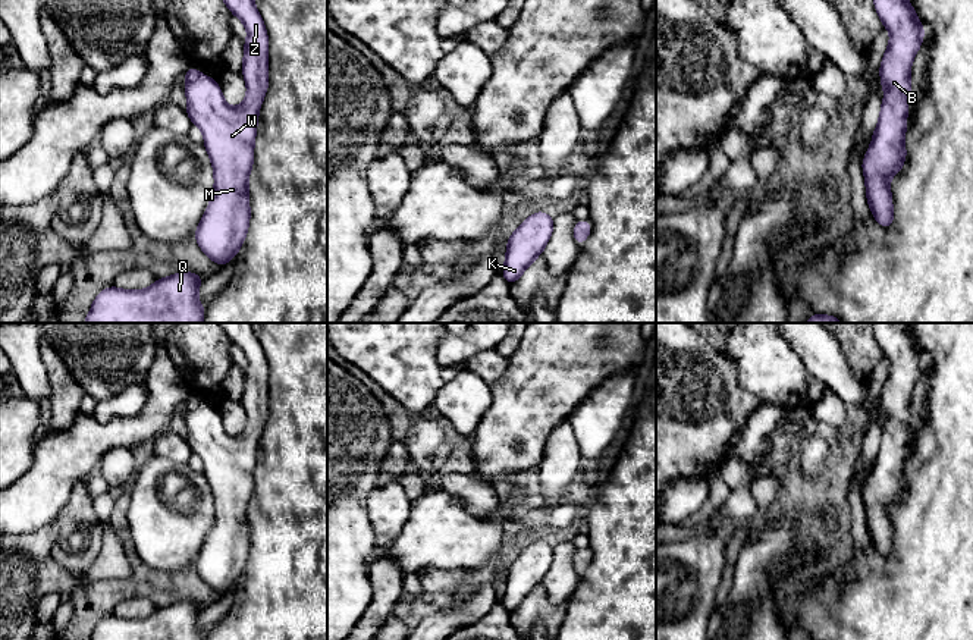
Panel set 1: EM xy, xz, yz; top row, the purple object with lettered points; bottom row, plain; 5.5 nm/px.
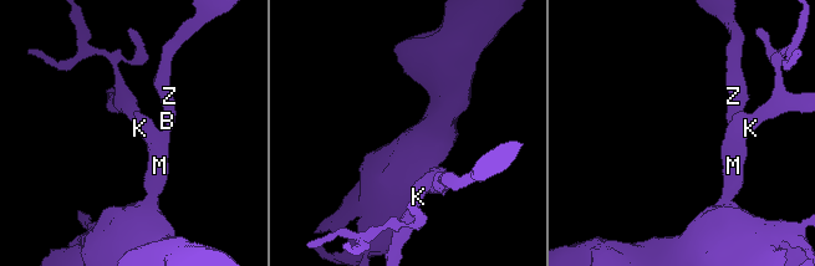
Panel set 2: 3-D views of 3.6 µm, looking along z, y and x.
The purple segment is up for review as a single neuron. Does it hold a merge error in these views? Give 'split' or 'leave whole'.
leave whole

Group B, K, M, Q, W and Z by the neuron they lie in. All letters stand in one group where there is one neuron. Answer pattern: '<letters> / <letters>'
B K M Q W Z

